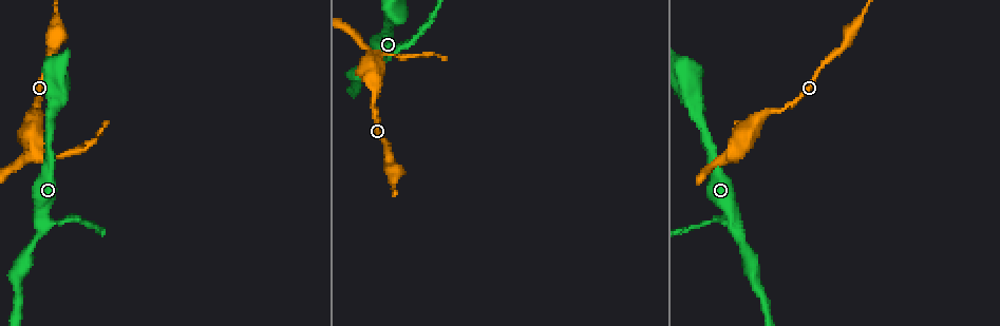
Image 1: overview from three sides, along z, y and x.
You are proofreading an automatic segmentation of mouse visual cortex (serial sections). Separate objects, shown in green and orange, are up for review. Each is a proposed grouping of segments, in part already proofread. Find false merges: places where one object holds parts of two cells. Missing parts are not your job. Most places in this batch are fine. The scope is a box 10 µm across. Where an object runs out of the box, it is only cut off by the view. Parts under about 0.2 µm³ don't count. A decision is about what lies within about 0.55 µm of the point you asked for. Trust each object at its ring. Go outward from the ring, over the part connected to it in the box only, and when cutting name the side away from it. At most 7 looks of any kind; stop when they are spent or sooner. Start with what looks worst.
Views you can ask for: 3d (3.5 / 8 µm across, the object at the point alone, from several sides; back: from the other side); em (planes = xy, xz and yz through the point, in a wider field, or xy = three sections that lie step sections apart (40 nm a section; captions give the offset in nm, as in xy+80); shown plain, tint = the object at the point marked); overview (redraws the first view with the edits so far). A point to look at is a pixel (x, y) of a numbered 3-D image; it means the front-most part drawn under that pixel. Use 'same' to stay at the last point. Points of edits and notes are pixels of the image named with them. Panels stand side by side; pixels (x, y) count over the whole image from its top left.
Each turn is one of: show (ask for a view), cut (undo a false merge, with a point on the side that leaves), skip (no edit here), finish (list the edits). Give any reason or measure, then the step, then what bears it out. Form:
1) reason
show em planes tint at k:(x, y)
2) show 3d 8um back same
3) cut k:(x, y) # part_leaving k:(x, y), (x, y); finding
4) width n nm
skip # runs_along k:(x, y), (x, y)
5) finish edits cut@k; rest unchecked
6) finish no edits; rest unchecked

two arms in line, one across
show 3d 3.5um at 1:(42, 222)

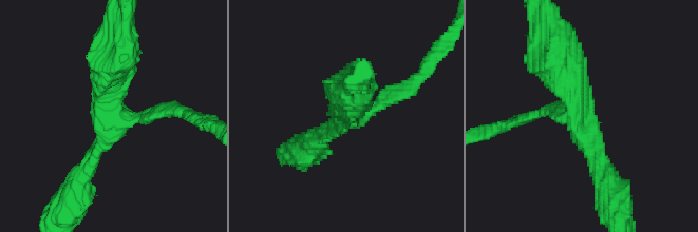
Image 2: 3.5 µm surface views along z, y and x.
arms 3; arm_widths 200, 200, 500 nm; need the tissue
show em xy step 2 tint at 2:(111, 115)

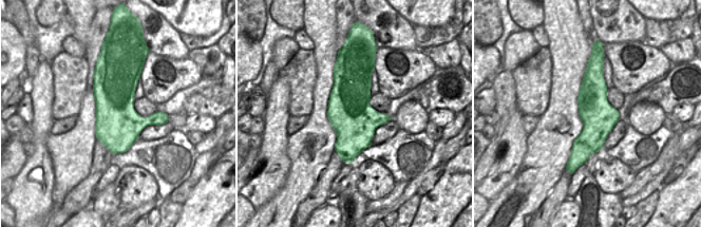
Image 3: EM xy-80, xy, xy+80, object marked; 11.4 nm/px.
skip # runs_along 3:(588, 72), (592, 137), (579, 161); all the same cell

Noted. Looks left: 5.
abrupt turn
show 3d 3.5um back at 1:(376, 59)

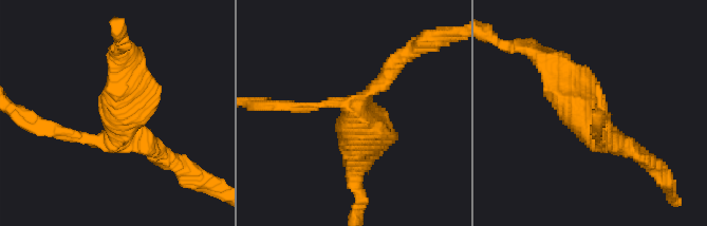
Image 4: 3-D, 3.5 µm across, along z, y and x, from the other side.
need the tissue
show em xy step 3 tint at 4:(354, 110)

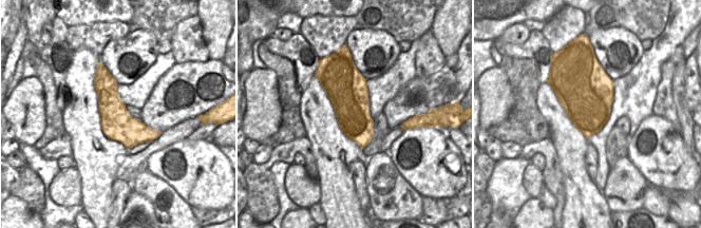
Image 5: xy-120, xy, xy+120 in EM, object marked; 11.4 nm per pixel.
another direction
show em xy step 5 tint same

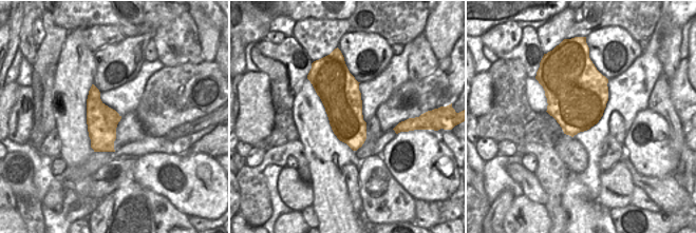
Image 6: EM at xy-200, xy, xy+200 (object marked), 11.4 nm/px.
skip # runs_along 4:(555, 70), (595, 135), (636, 151); all the same cell

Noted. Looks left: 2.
thick turns thin
show 3d 3.5um at 1:(389, 159)

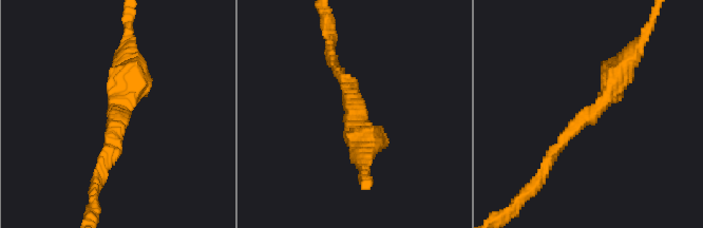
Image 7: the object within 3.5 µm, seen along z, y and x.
arm_widths 150, 400 nm
show em xy step 5 tint at 7:(120, 109)

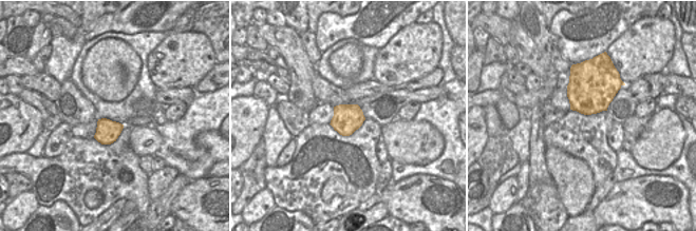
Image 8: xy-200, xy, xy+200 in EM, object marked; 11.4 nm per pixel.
skip # all the same cell

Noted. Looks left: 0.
finish no edits; rest unchecked

